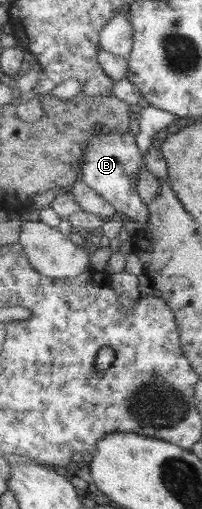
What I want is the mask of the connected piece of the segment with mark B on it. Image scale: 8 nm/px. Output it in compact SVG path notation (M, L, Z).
M100 132L92 139L86 151L85 162L79 180L86 182L92 190L108 200L118 213L140 225L147 223L151 216L149 205L142 201L138 193L139 174L145 168L145 157L142 157L133 132Z

